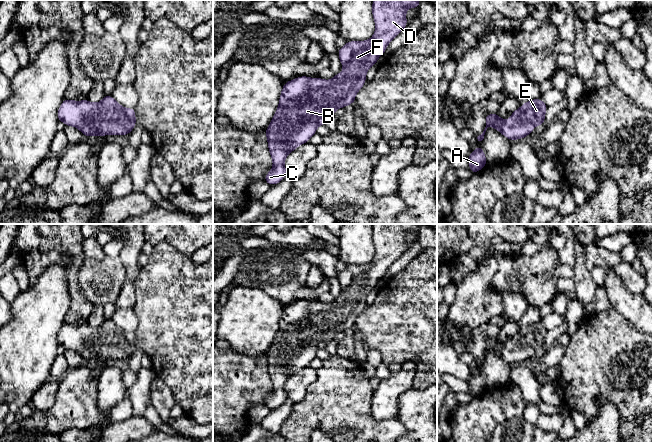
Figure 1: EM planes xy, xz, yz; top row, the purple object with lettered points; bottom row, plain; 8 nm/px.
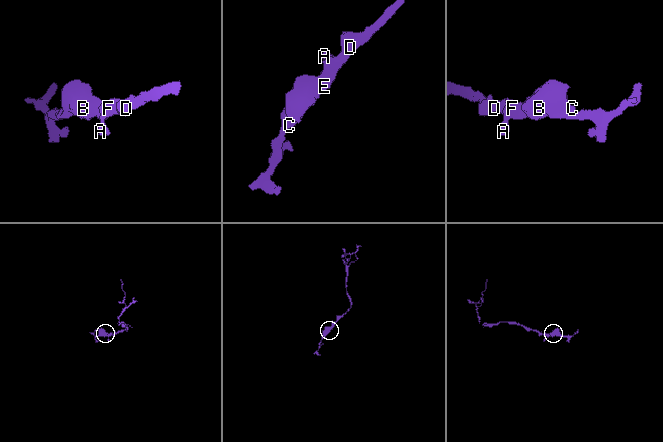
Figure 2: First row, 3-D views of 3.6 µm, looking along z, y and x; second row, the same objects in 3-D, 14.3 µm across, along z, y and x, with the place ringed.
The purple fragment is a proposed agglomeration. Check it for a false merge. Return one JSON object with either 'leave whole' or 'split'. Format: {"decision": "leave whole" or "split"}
{"decision": "leave whole"}

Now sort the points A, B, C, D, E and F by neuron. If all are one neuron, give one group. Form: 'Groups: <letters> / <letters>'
Groups: A B C D E F

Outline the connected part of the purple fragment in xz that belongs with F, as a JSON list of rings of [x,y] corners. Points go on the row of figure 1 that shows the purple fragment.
[[[373,0],[374,35],[365,41],[347,41],[343,47],[338,49],[339,61],[344,67],[343,72],[335,74],[332,80],[299,76],[294,80],[284,82],[279,105],[265,131],[269,153],[273,161],[272,170],[264,176],[266,183],[273,186],[282,181],[287,175],[284,161],[288,154],[301,144],[309,142],[310,138],[316,134],[317,127],[325,125],[338,108],[355,104],[355,96],[366,83],[368,69],[376,65],[378,58],[385,53],[389,43],[407,27],[406,10],[408,8],[419,9],[419,5],[419,0]]]

